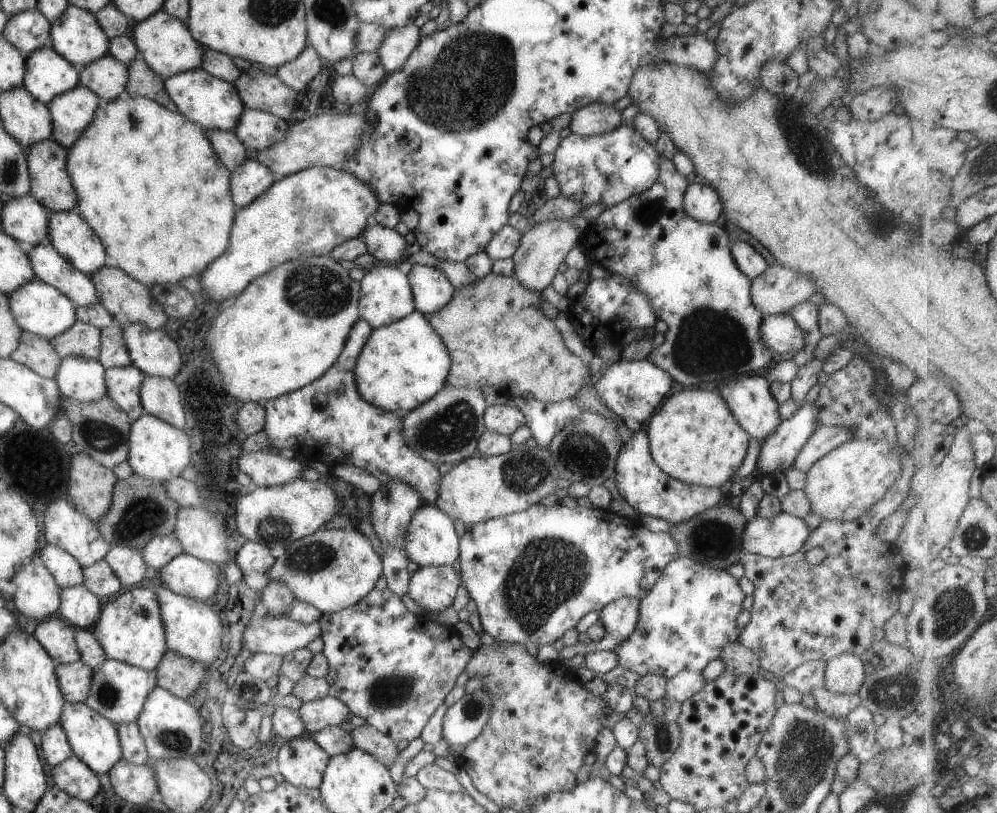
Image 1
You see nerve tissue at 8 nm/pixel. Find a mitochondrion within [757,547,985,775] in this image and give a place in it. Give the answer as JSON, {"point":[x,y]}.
{"point":[951,611]}

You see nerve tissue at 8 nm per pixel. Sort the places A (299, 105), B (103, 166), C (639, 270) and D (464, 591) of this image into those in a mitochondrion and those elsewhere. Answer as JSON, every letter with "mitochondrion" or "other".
{"A":"other","B":"other","C":"other","D":"other"}

